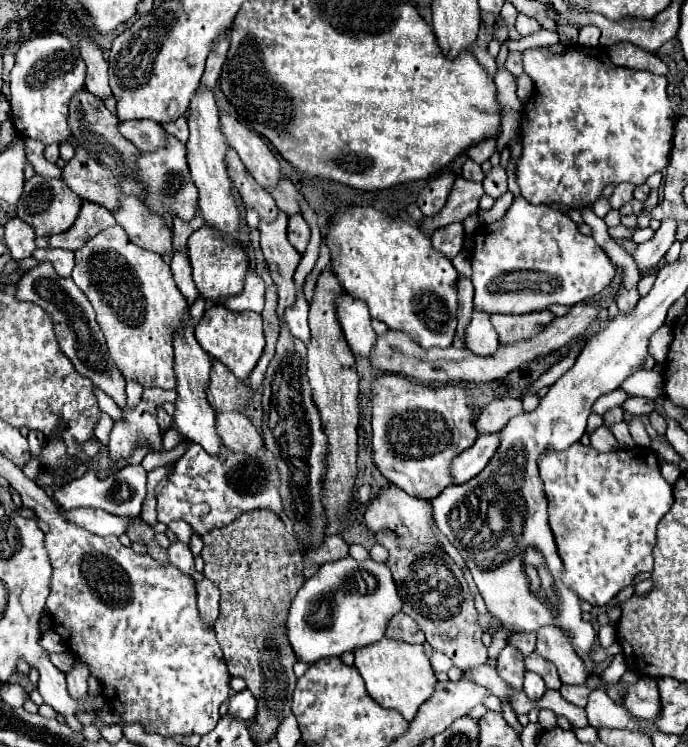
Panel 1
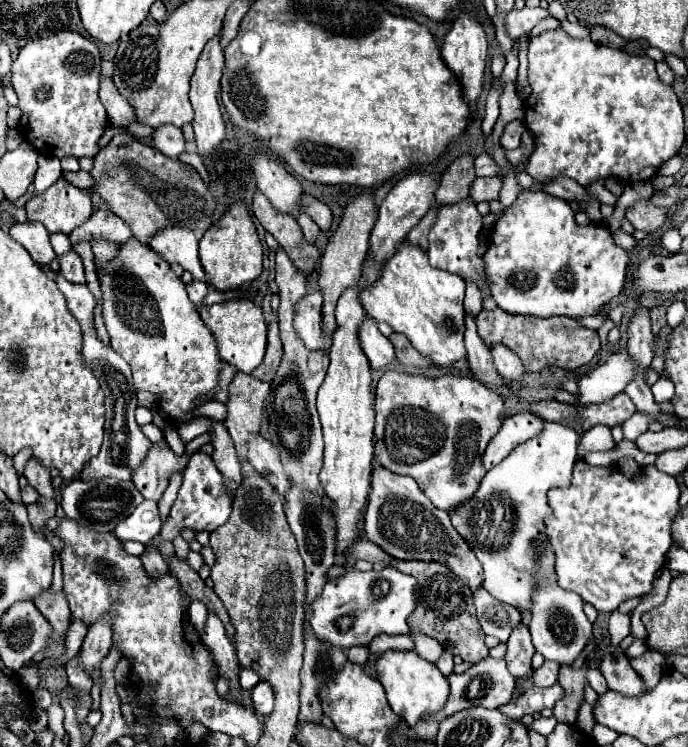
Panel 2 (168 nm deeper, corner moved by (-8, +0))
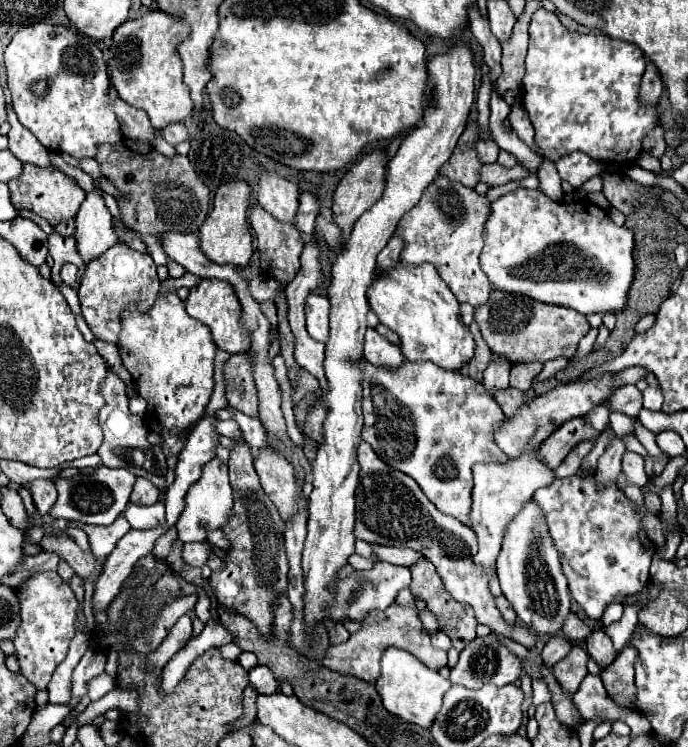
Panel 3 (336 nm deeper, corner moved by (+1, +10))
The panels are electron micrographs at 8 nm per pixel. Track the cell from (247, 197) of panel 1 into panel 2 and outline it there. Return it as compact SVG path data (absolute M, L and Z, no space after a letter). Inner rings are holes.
M260 191L254 193L252 211L256 219L262 223L262 227L274 235L280 247L284 247L284 251L298 265L298 269L302 269L308 275L314 269L314 263L318 259L318 249L306 243L296 219L292 215L278 213Z

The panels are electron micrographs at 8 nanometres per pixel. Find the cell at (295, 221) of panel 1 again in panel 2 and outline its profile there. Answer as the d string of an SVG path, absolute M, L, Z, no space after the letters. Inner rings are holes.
M304 213L298 215L298 225L300 225L302 233L304 233L304 239L306 239L308 243L314 243L316 237L318 237L318 233L320 233L320 227L318 227L308 215L304 215Z

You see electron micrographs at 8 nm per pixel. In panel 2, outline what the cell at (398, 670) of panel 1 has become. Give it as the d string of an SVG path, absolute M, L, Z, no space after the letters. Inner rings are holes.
M384 651L376 663L376 679L382 683L386 691L386 699L396 715L400 715L408 725L416 725L418 719L424 717L424 713L436 713L440 711L440 705L448 699L448 681L440 673L440 669L422 659L416 651Z

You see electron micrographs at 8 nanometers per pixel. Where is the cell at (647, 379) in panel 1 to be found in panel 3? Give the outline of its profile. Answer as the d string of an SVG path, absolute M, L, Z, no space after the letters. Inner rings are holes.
M647 387L643 391L643 407L649 411L659 411L663 405L663 393L657 387Z

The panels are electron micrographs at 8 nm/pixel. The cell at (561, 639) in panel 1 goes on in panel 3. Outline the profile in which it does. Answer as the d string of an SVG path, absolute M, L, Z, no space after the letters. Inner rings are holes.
M531 499L523 509L509 521L503 535L503 545L497 557L497 575L501 581L501 591L517 611L521 623L525 623L537 635L557 635L561 625L569 615L569 589L567 579L561 571L559 551L549 535L545 515L541 507Z

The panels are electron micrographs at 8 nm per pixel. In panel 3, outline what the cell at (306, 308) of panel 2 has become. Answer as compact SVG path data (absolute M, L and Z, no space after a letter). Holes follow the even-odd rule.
M315 293L307 297L307 331L313 339L323 343L329 339L329 309L331 303L327 297Z

